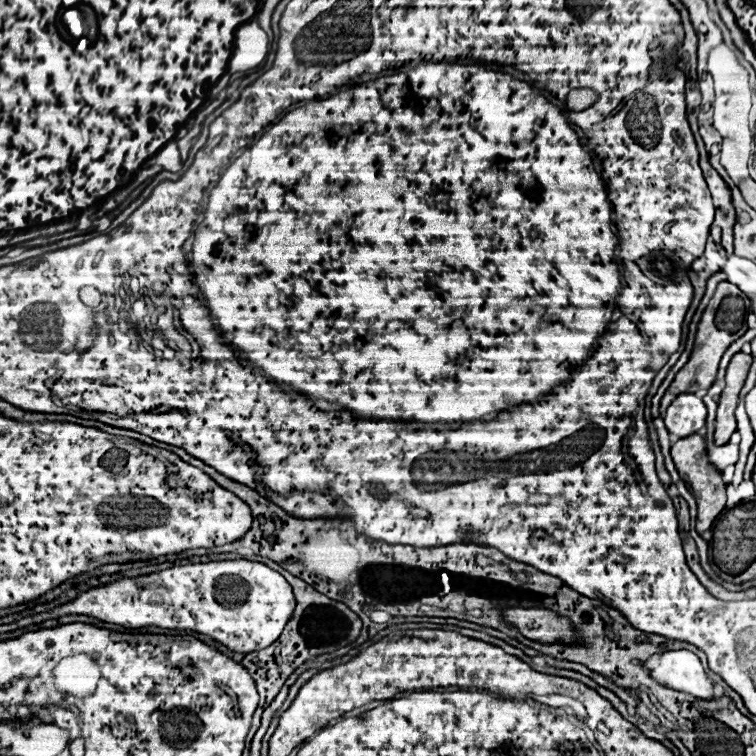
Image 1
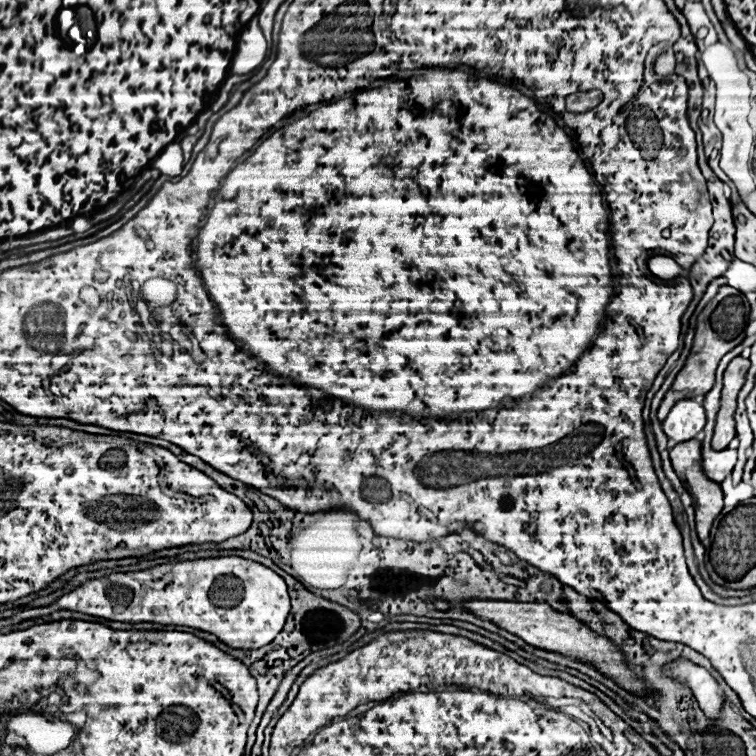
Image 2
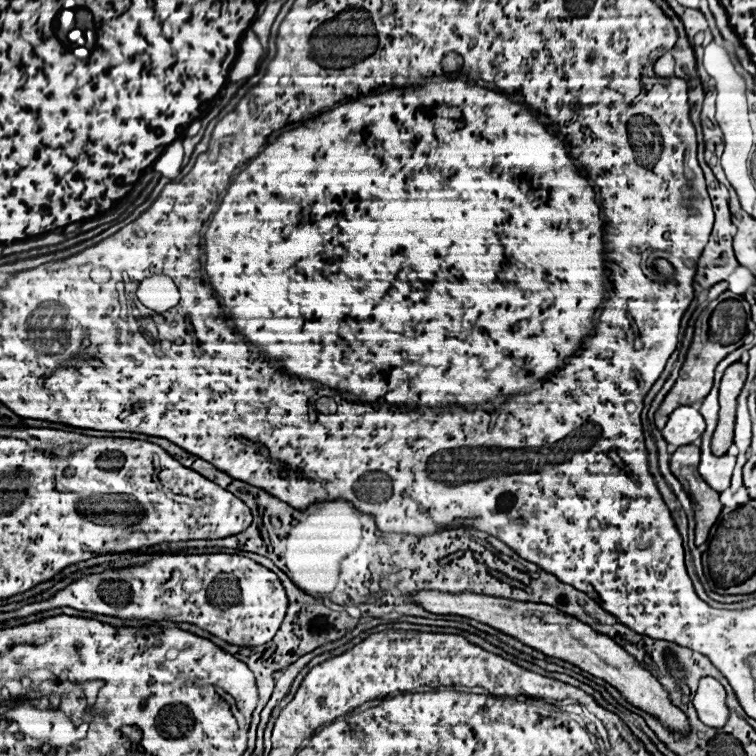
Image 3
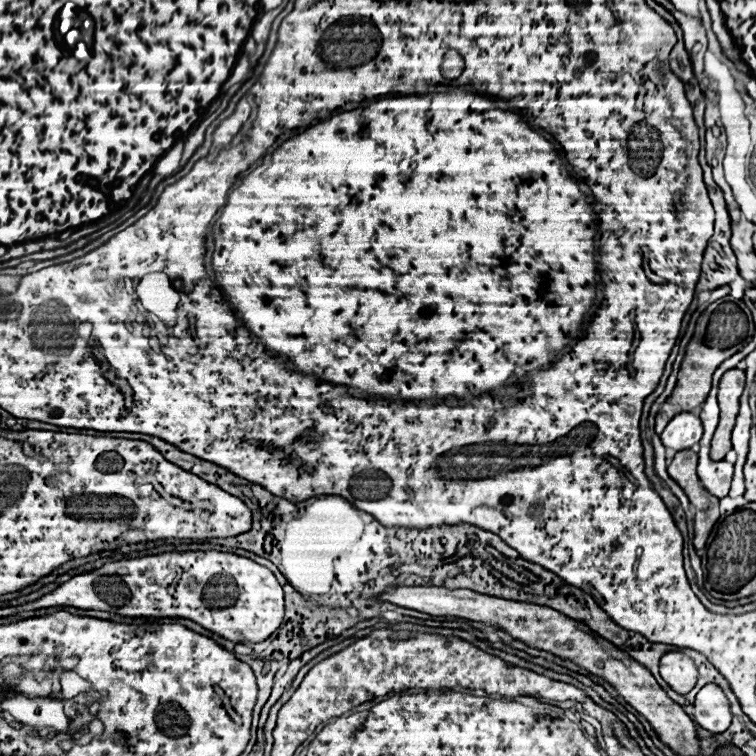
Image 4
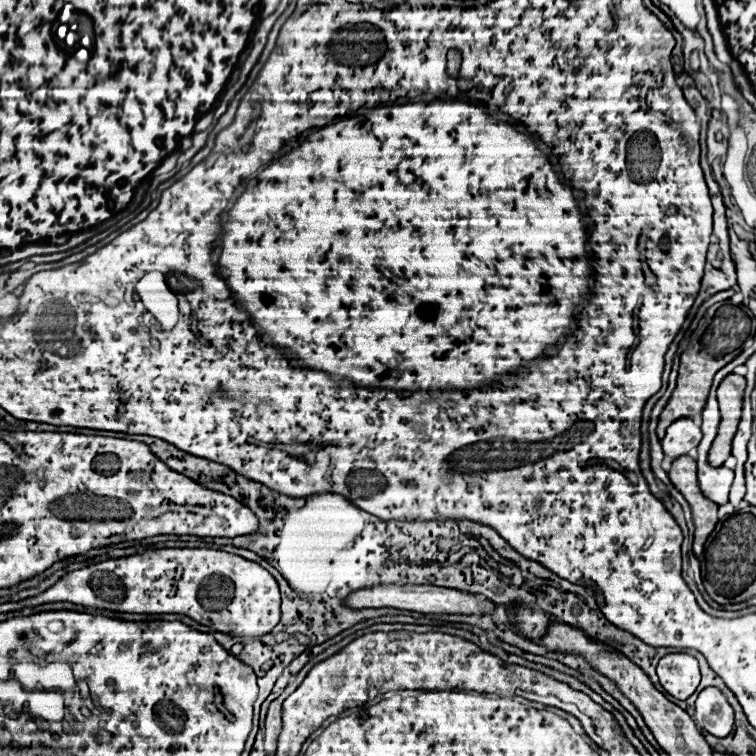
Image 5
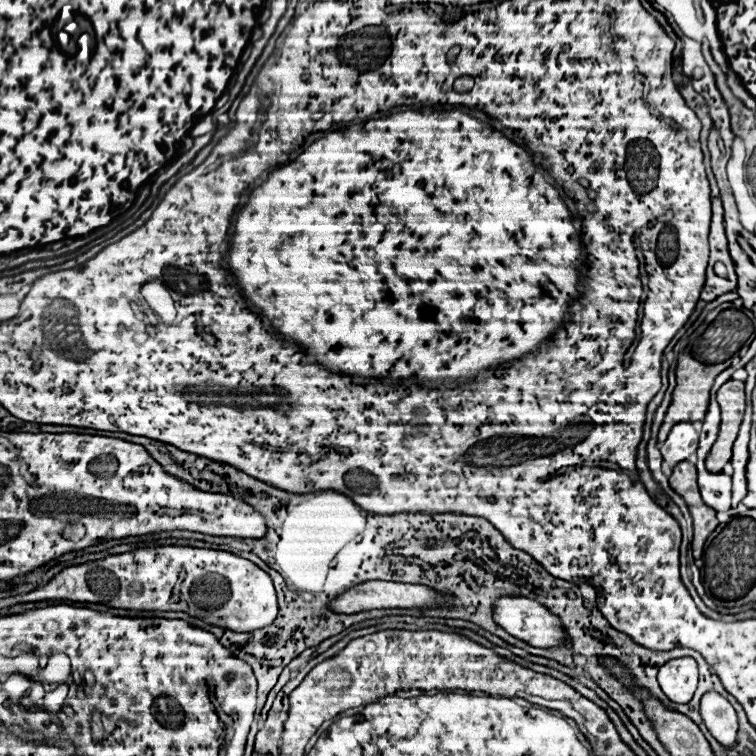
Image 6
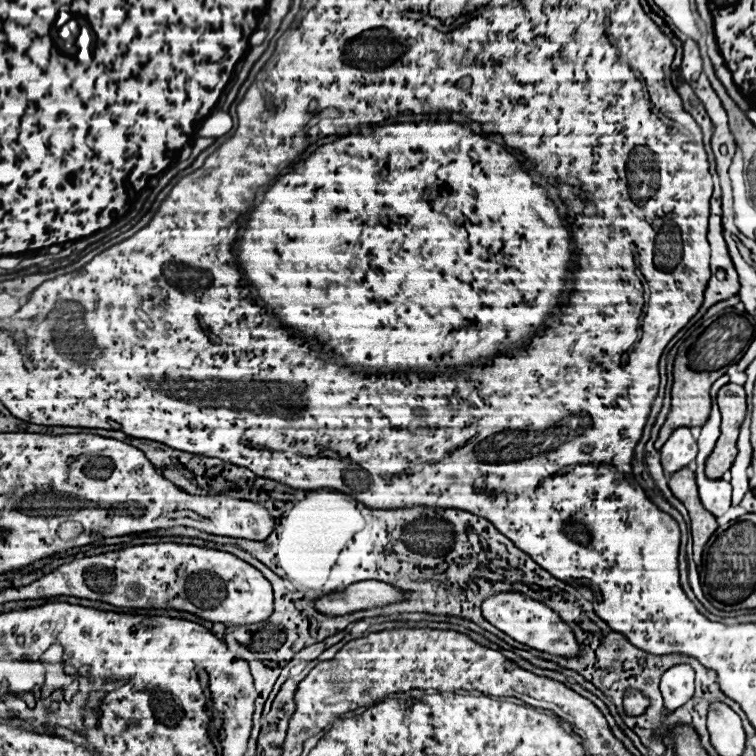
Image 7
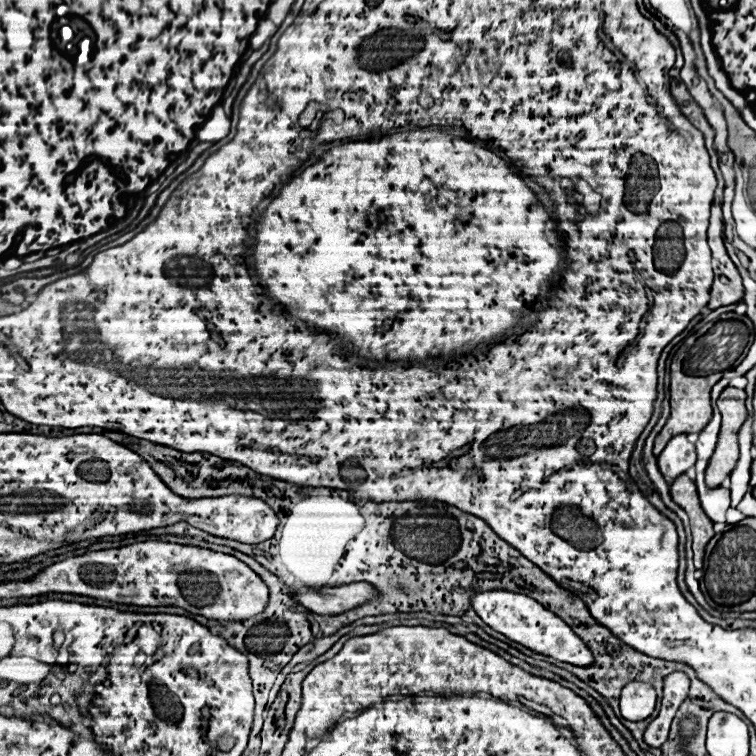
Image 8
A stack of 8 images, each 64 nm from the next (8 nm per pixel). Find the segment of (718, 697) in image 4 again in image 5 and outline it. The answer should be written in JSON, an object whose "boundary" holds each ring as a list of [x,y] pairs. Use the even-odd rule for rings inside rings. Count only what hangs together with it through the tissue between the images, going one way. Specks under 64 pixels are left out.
{"boundary":[[[708,686],[704,688],[698,698],[696,698],[696,706],[694,706],[694,720],[700,728],[708,730],[712,736],[726,736],[732,730],[734,724],[734,710],[730,708],[726,696],[714,688]]]}

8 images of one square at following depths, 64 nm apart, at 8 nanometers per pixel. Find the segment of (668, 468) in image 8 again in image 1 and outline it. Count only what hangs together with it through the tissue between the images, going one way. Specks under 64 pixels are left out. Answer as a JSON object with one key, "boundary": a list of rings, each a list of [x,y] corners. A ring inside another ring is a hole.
{"boundary":[[[684,392],[672,400],[664,414],[668,432],[676,436],[690,436],[706,424],[706,406],[696,394]]]}

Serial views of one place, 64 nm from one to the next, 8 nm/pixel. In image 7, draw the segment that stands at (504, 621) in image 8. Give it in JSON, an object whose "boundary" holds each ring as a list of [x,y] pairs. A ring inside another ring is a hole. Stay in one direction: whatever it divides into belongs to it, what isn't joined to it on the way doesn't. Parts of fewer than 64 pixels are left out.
{"boundary":[[[504,592],[504,594],[486,598],[482,604],[482,612],[484,612],[484,618],[492,626],[506,632],[516,642],[528,644],[530,648],[536,648],[536,650],[548,652],[548,654],[556,654],[556,656],[578,656],[580,654],[580,648],[578,648],[576,638],[574,638],[572,630],[568,628],[568,624],[564,624],[560,620],[560,616],[556,616],[556,612],[552,612],[546,604],[542,604],[538,600],[526,598],[522,594]]]}

